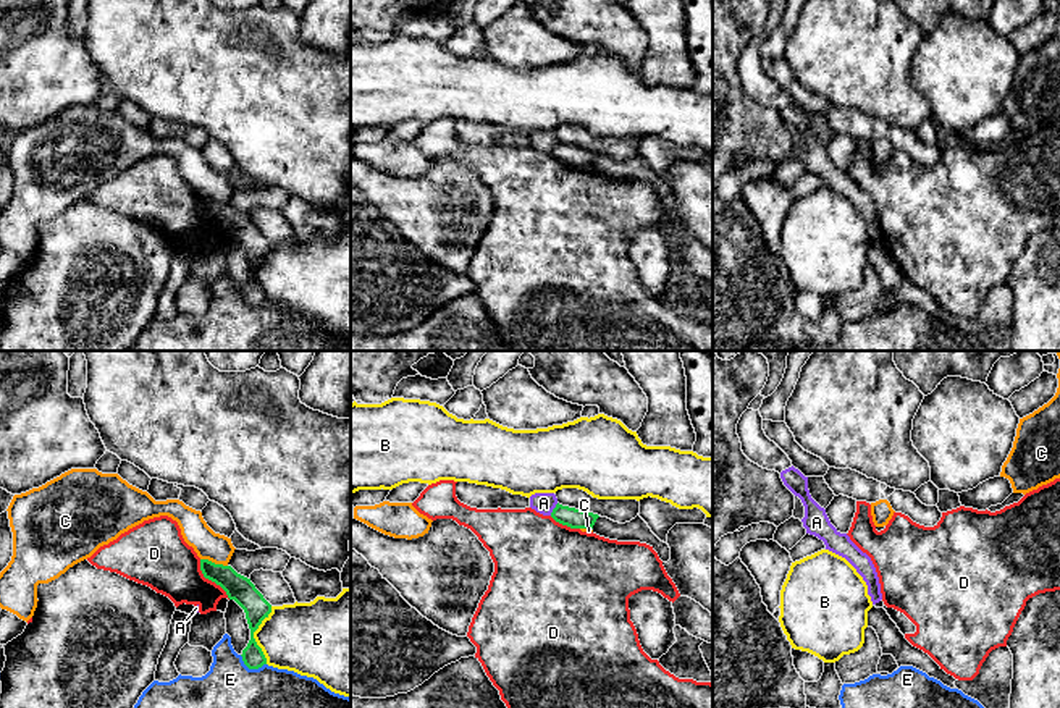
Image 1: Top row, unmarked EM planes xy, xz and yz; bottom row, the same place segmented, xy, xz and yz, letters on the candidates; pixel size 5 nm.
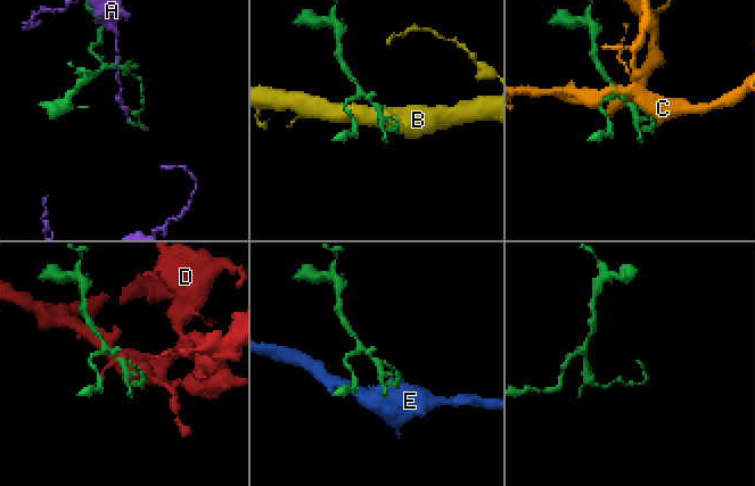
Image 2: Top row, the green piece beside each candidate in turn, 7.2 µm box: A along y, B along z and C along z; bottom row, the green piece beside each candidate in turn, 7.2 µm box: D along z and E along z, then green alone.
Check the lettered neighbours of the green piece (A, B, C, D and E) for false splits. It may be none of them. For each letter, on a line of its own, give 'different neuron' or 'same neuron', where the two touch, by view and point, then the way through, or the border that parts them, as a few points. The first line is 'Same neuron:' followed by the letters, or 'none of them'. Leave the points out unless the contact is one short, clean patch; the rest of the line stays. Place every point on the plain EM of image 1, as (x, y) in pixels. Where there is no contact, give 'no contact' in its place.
Same neuron: none of them
A: different neuron; contact xz (553, 147); border xz (558, 141), (550, 152)
B: different neuron; contact xy (252, 273)
C: different neuron; contact xy (214, 201); border xy (201, 196), (227, 204)
D: different neuron; contact xy (210, 217)
E: different neuron; contact xy (251, 306)

